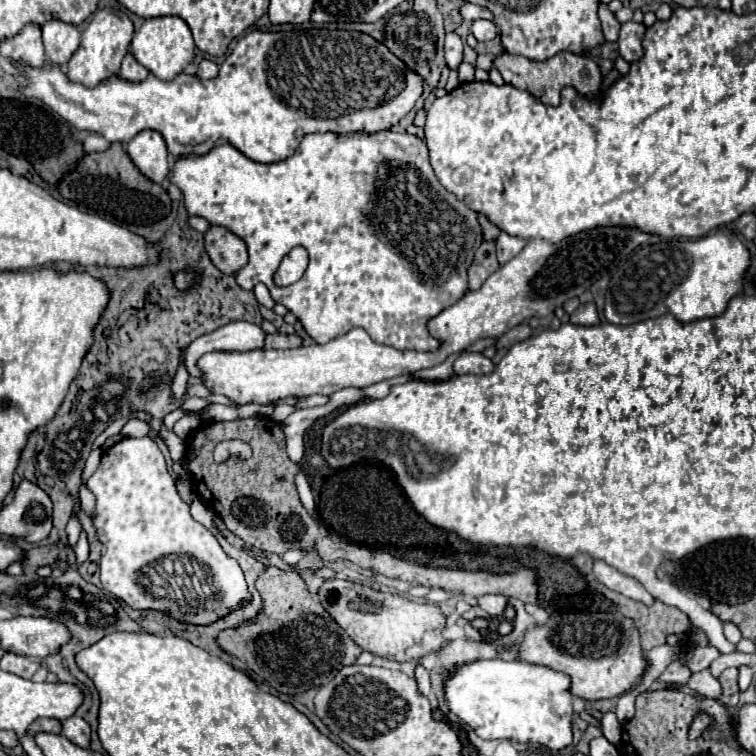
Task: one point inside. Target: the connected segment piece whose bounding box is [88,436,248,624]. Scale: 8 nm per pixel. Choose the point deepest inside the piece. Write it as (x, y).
(157, 556)

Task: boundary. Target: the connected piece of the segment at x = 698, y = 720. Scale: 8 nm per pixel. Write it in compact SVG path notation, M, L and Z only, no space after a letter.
M706 714L696 716L696 718L694 718L694 722L692 722L692 726L690 726L690 738L698 738L698 736L706 730L708 722L710 722L710 718L708 718Z

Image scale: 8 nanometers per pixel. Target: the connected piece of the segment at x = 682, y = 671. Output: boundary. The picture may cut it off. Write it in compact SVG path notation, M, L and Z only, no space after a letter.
M676 660L676 662L672 662L670 666L668 666L668 670L664 670L662 672L662 676L658 678L660 682L682 682L682 684L686 684L686 680L690 678L690 670L688 670L688 666L686 666L686 662L682 662L682 660Z

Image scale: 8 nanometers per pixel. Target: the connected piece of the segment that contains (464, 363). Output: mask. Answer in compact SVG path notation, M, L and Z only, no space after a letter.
M462 354L454 362L454 372L458 376L462 376L462 374L490 374L492 370L494 370L492 360L482 354Z

